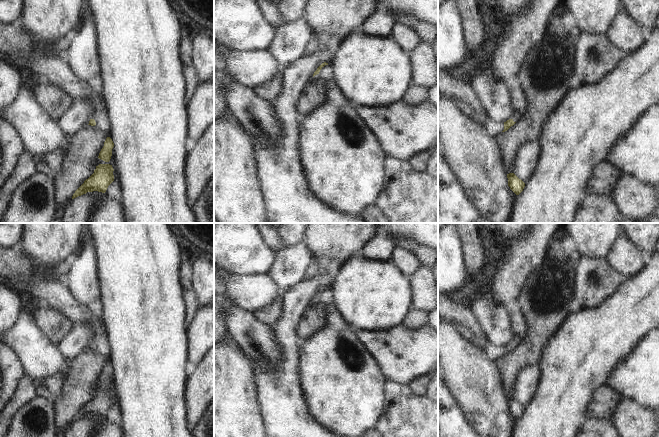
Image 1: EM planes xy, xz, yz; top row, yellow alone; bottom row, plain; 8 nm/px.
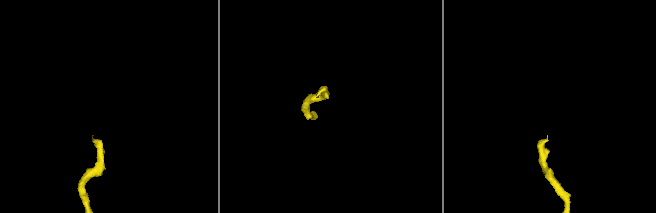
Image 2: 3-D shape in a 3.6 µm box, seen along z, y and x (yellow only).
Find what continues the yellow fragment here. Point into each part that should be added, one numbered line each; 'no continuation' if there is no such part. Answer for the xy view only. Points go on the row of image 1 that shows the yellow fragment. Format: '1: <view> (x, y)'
no continuation.

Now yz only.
1: yz (518, 114).

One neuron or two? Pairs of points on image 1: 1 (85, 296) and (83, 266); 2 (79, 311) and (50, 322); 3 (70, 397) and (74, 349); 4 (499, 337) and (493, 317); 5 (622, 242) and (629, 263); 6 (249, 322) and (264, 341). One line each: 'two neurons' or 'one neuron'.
1: one neuron
2: two neurons
3: two neurons
4: one neuron
5: one neuron
6: one neuron

